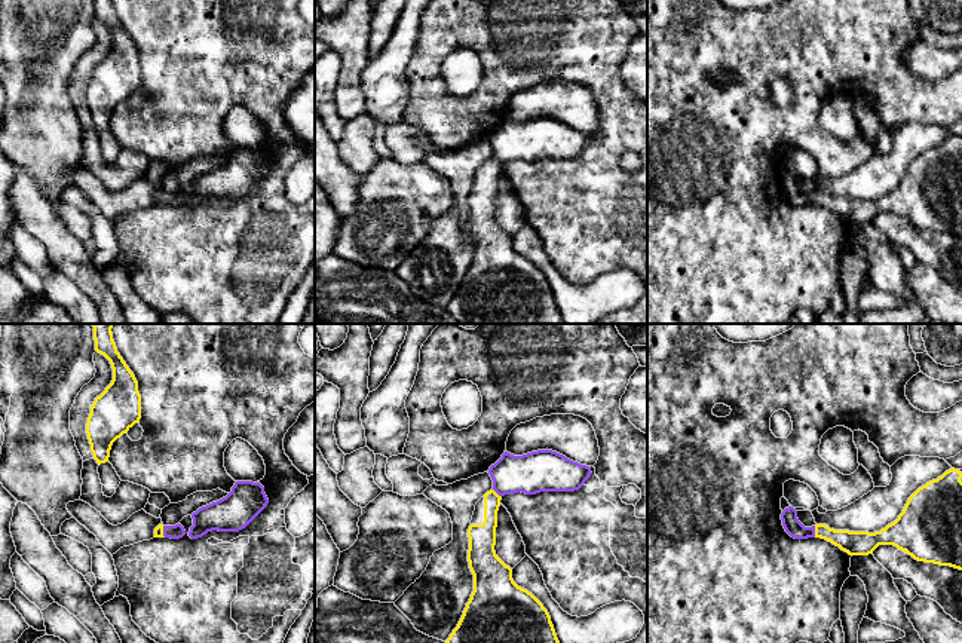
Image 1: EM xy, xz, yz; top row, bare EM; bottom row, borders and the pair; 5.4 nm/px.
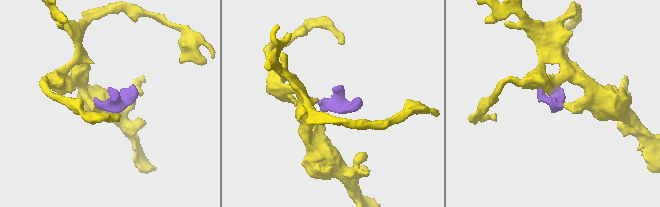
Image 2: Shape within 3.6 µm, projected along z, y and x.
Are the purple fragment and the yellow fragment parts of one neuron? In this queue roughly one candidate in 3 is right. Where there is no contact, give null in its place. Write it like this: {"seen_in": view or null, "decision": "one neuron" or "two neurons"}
{"seen_in": "yz", "decision": "one neuron"}

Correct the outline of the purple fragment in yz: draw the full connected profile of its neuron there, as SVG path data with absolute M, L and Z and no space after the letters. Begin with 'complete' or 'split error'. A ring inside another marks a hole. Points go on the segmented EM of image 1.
split error; M949 469L919 487L898 518L880 532L834 530L825 524L805 527L788 506L781 520L794 539L821 538L849 555L868 555L879 545L894 545L917 561L962 570L962 472Z

